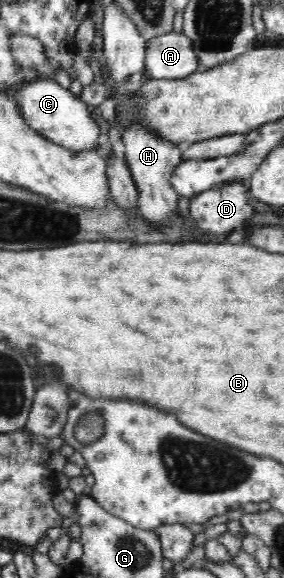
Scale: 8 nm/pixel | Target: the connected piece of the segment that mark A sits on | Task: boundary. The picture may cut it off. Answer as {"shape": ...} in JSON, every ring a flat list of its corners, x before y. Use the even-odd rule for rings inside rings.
{"shape":[[170,32,146,41,145,68,151,79,173,80,188,77,199,69,192,39,182,32]]}

